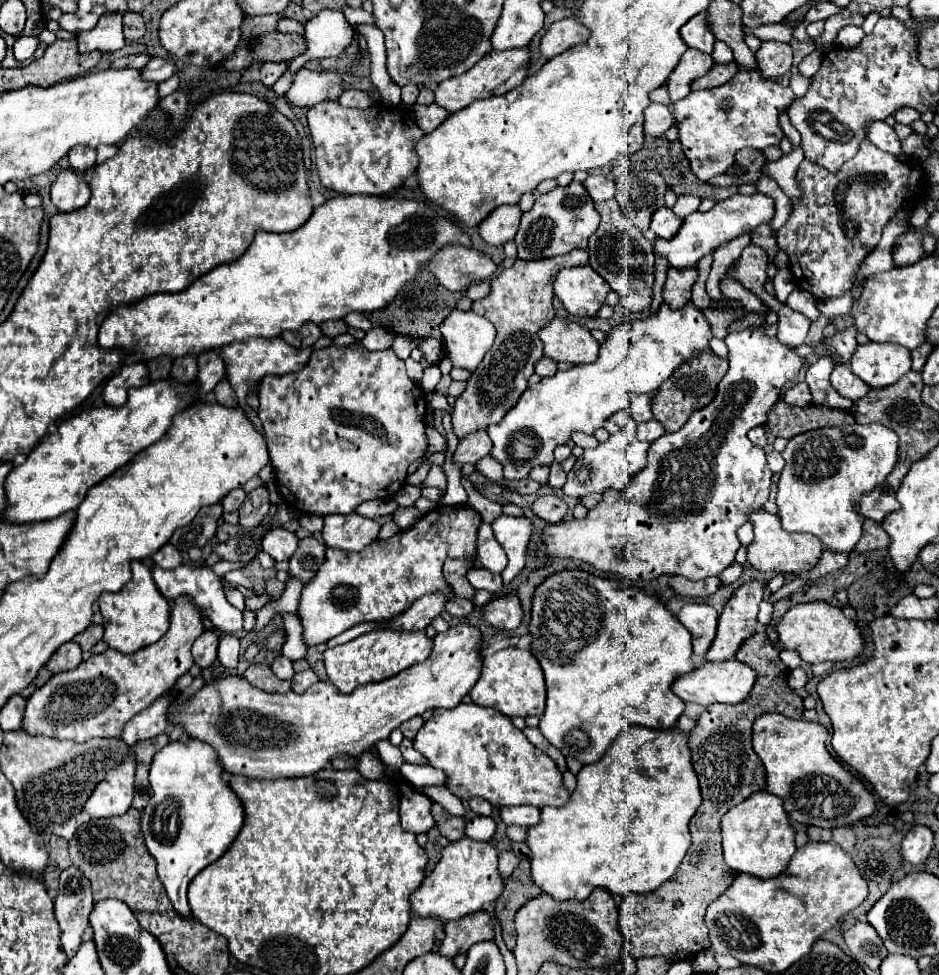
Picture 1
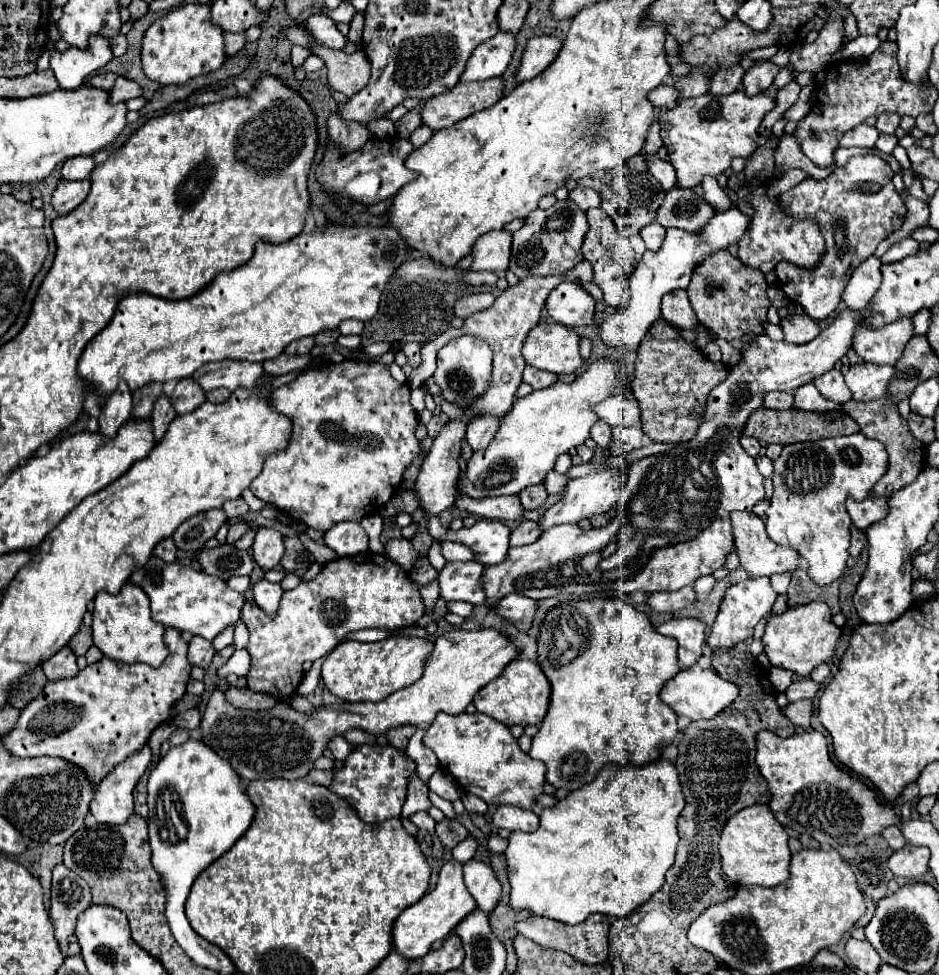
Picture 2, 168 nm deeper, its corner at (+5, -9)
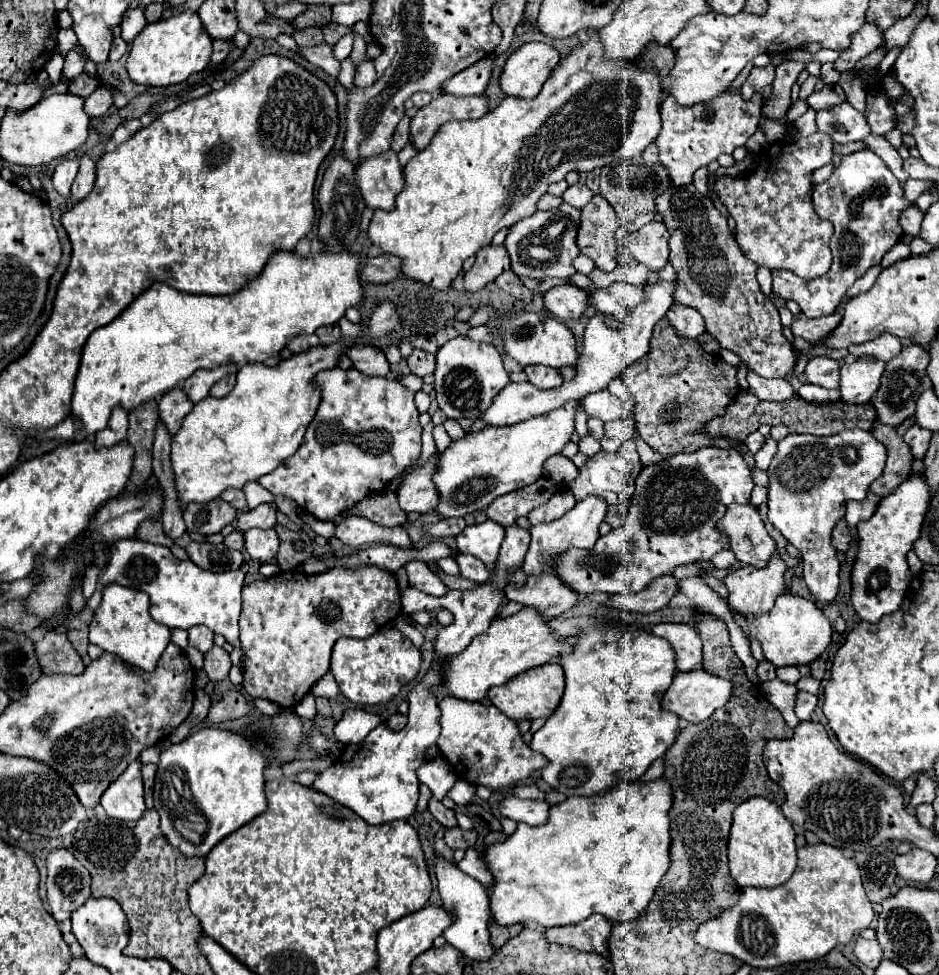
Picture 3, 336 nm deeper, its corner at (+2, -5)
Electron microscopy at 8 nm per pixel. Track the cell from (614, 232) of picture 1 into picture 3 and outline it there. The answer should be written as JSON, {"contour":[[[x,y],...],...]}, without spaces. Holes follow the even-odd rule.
{"contour":[[[594,195],[592,201],[582,209],[576,243],[580,253],[588,255],[602,271],[614,271],[618,265],[614,239],[616,229],[616,211],[606,199],[602,199],[602,195]]]}

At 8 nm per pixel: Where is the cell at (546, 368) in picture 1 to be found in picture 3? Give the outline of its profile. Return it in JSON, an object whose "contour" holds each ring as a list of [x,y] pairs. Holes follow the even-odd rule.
{"contour":[[[530,365],[524,367],[524,371],[528,375],[528,381],[532,381],[538,389],[554,389],[562,383],[562,375],[558,373],[558,369],[546,365]]]}

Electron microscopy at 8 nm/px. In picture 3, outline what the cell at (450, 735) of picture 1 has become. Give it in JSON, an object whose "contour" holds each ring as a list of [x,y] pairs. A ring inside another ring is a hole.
{"contour":[[[446,695],[440,703],[440,737],[436,745],[440,753],[450,761],[456,775],[472,785],[486,785],[494,791],[516,785],[516,781],[528,779],[534,771],[540,771],[548,761],[542,753],[532,751],[518,731],[518,723],[500,713],[494,705],[484,705],[480,701],[468,703]]]}

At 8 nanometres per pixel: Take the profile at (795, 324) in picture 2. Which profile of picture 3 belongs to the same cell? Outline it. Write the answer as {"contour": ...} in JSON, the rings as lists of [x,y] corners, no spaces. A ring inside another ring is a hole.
{"contour":[[[832,313],[826,317],[818,317],[818,319],[808,319],[804,315],[798,315],[792,323],[792,333],[796,337],[806,339],[808,343],[818,343],[824,341],[826,335],[830,335],[842,321],[840,313]]]}

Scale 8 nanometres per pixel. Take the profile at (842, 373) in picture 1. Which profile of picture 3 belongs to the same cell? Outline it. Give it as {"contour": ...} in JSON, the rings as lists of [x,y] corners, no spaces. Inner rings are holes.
{"contour":[[[812,357],[804,369],[806,383],[836,389],[840,381],[840,363],[828,357]]]}

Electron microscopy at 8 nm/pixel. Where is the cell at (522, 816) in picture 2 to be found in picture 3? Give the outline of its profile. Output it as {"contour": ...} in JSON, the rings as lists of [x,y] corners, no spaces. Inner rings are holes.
{"contour":[[[508,795],[500,803],[500,813],[512,821],[528,823],[528,825],[544,825],[548,821],[550,805],[538,799],[518,799]]]}

